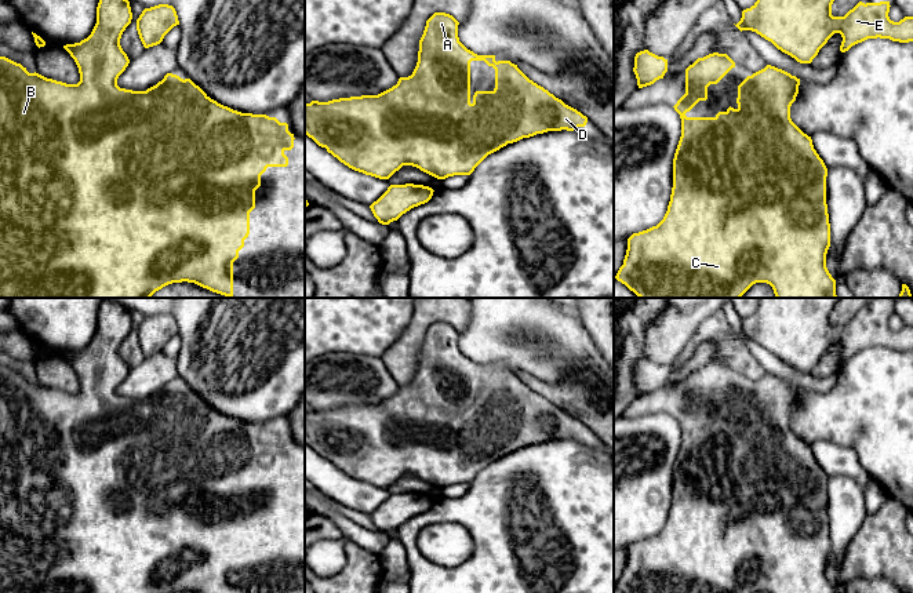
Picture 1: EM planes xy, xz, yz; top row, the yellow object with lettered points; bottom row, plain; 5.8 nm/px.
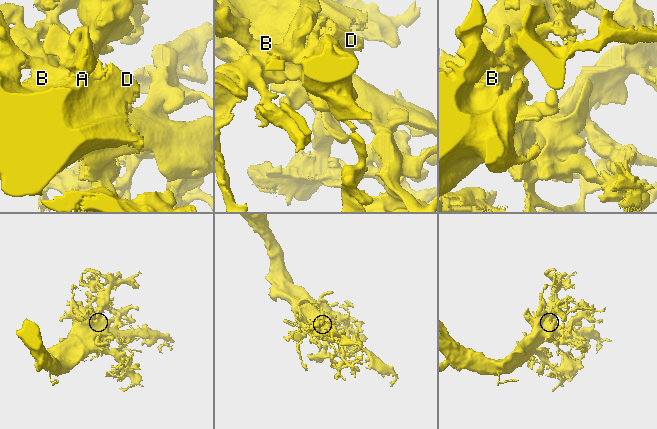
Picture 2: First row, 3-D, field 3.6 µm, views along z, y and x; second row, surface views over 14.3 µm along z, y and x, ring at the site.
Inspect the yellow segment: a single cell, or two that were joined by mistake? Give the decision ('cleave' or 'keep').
keep

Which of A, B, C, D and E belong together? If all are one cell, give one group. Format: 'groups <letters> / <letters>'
groups A B C D E

